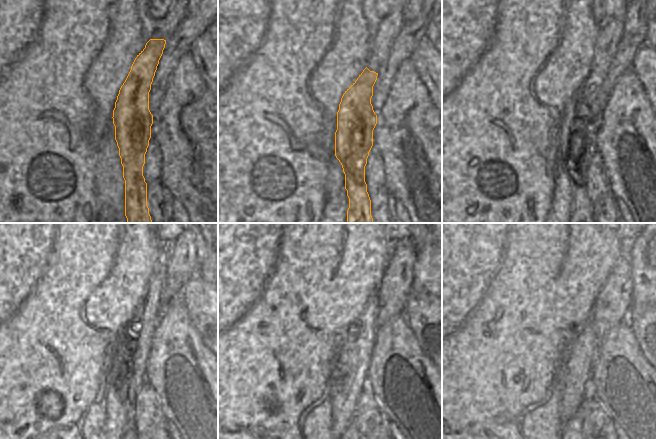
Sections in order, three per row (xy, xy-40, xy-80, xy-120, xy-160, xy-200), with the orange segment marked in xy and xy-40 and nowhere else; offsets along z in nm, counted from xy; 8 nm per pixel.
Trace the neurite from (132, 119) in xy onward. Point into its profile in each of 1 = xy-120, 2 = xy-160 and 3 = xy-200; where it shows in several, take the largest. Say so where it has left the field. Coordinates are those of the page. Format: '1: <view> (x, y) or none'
1: xy-120 (128, 374)
2: xy-160 (349, 372)
3: xy-200 (574, 373)

